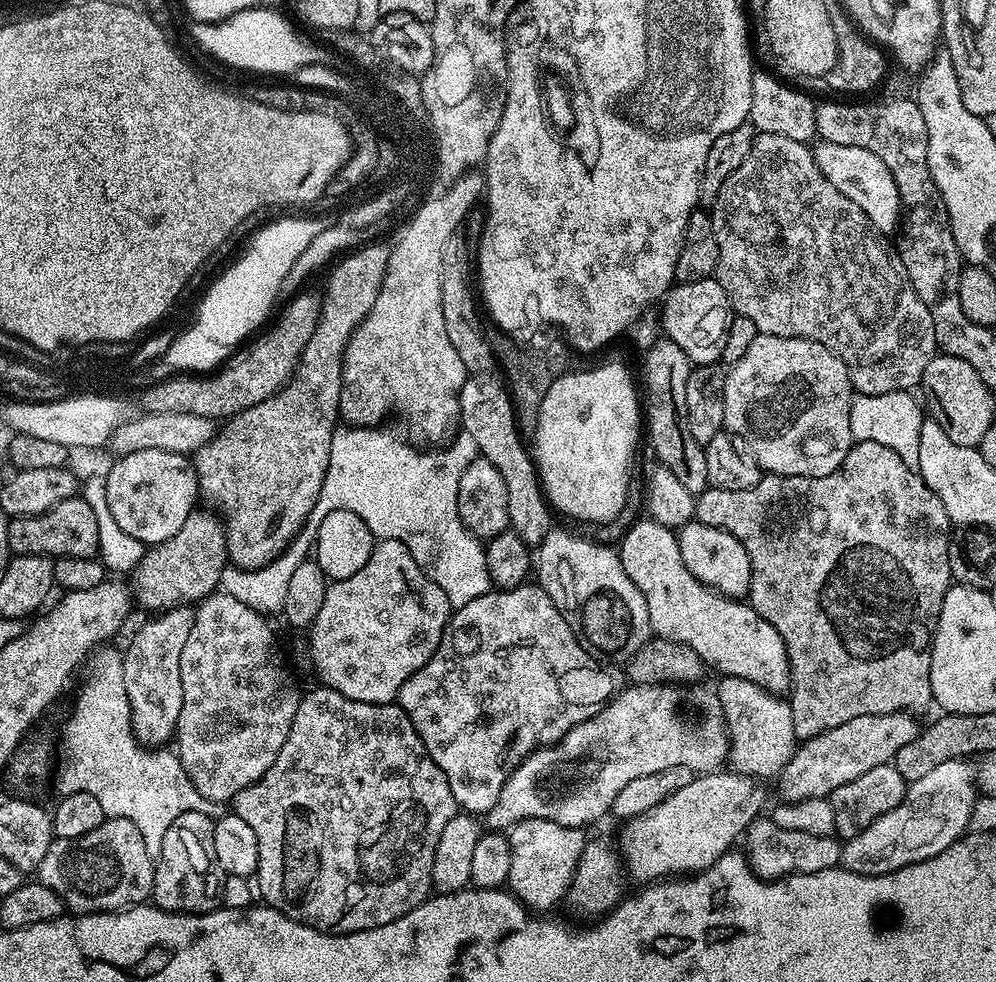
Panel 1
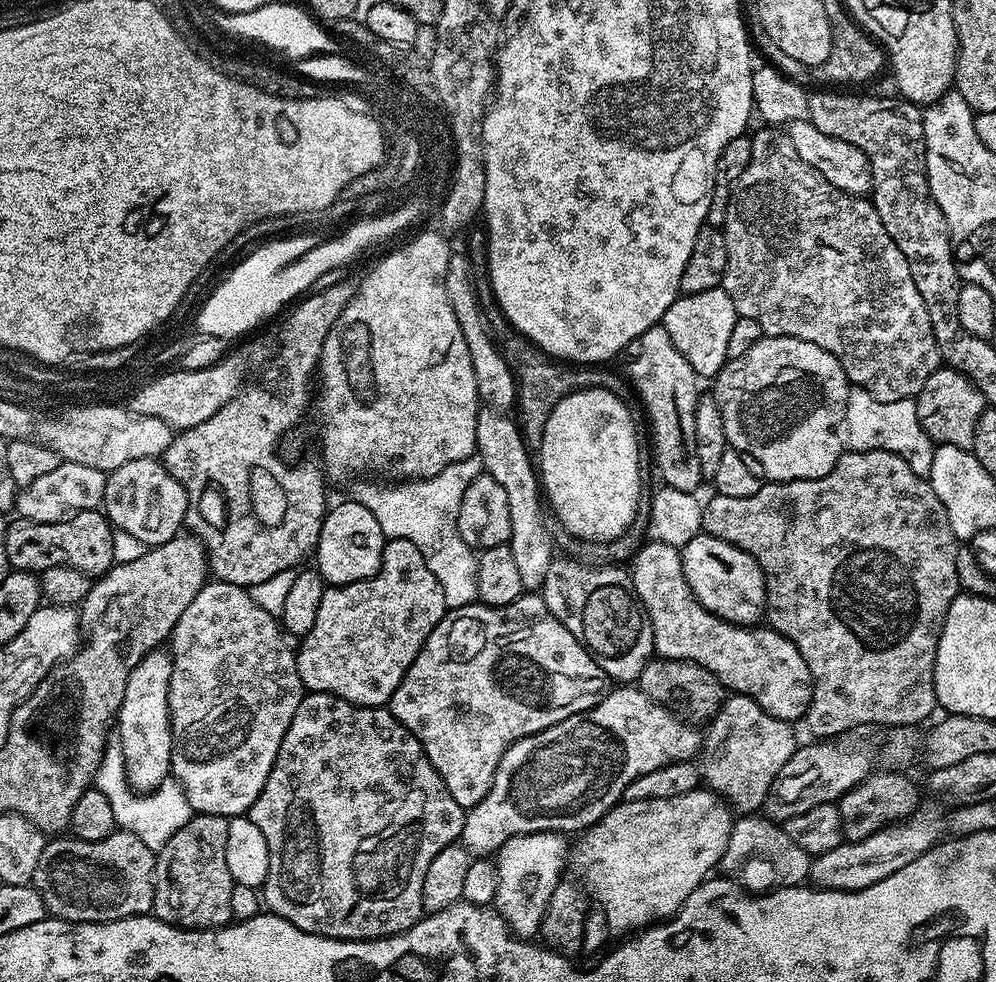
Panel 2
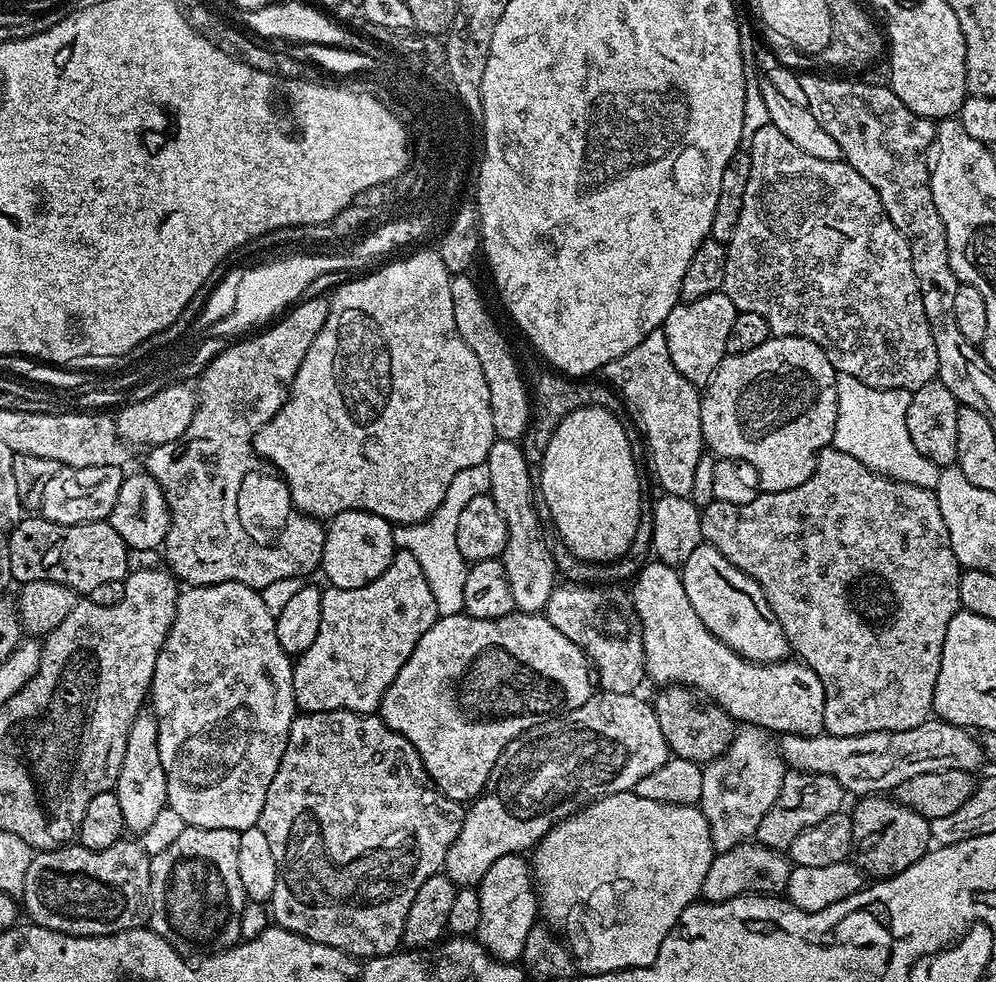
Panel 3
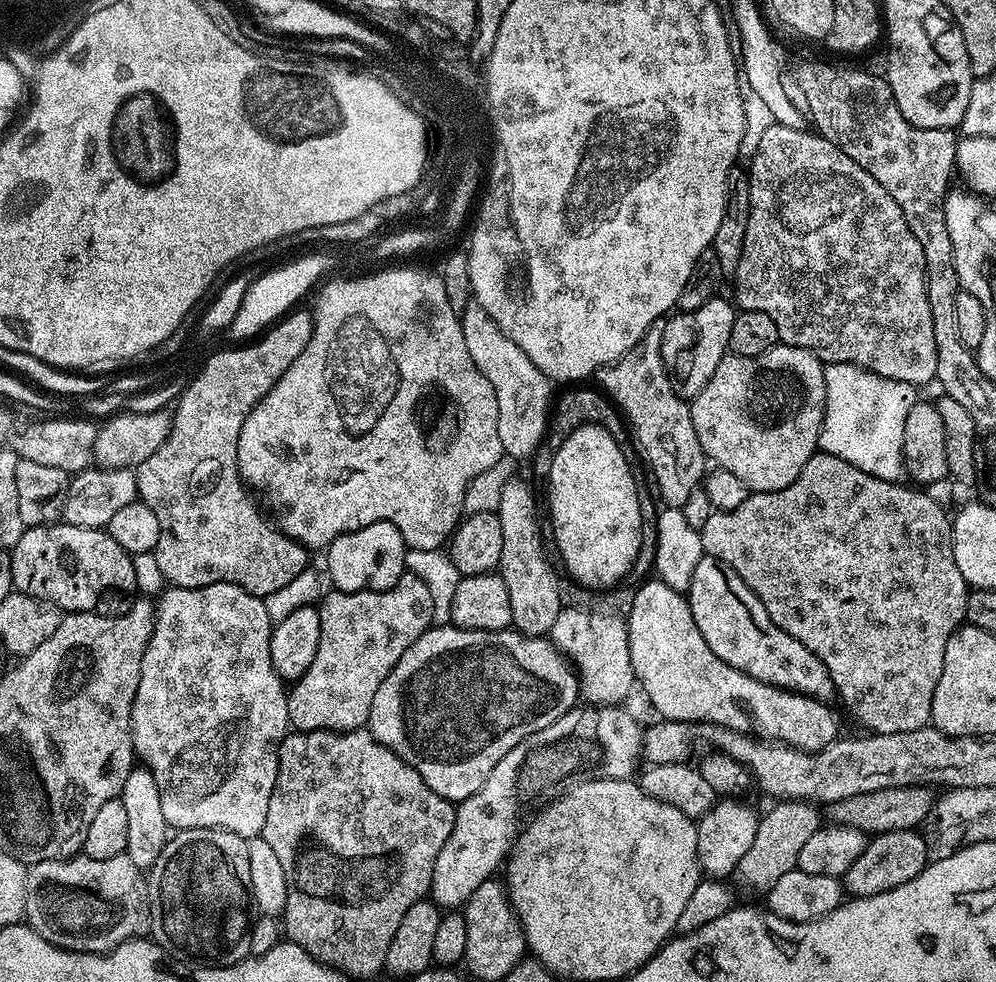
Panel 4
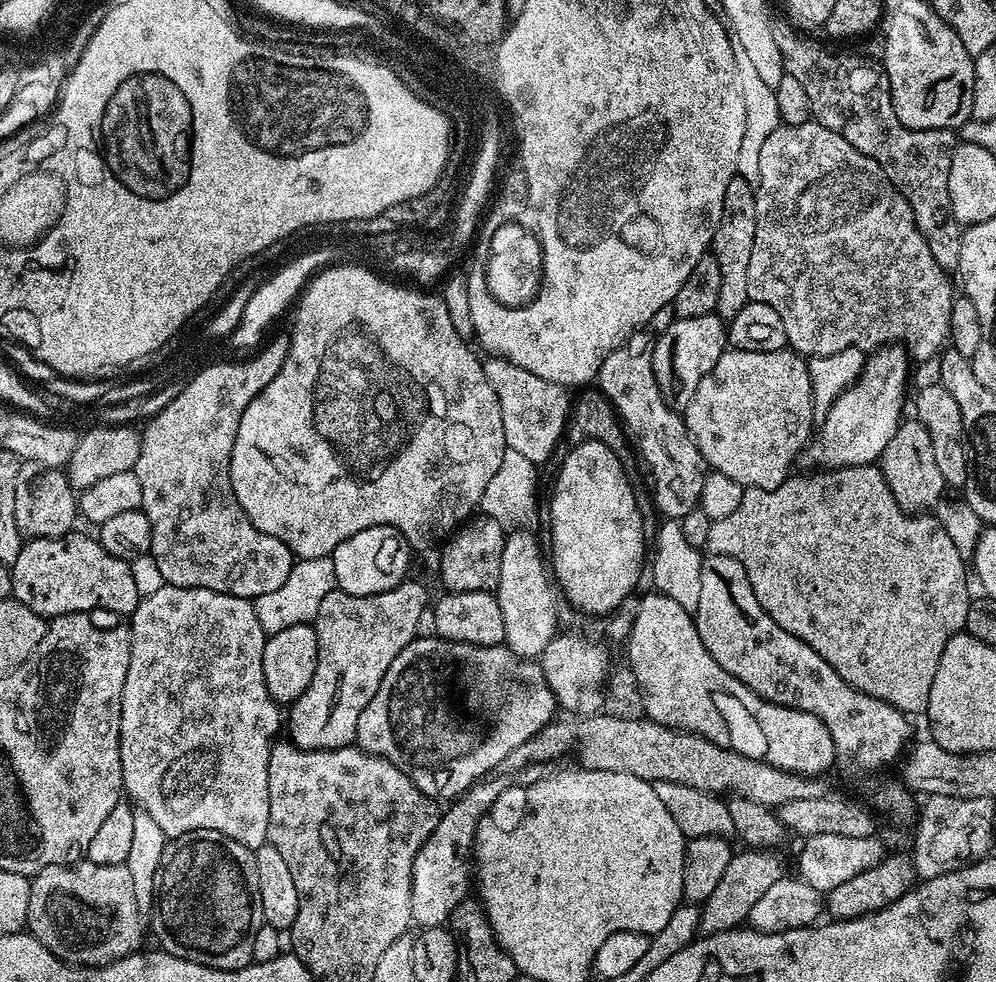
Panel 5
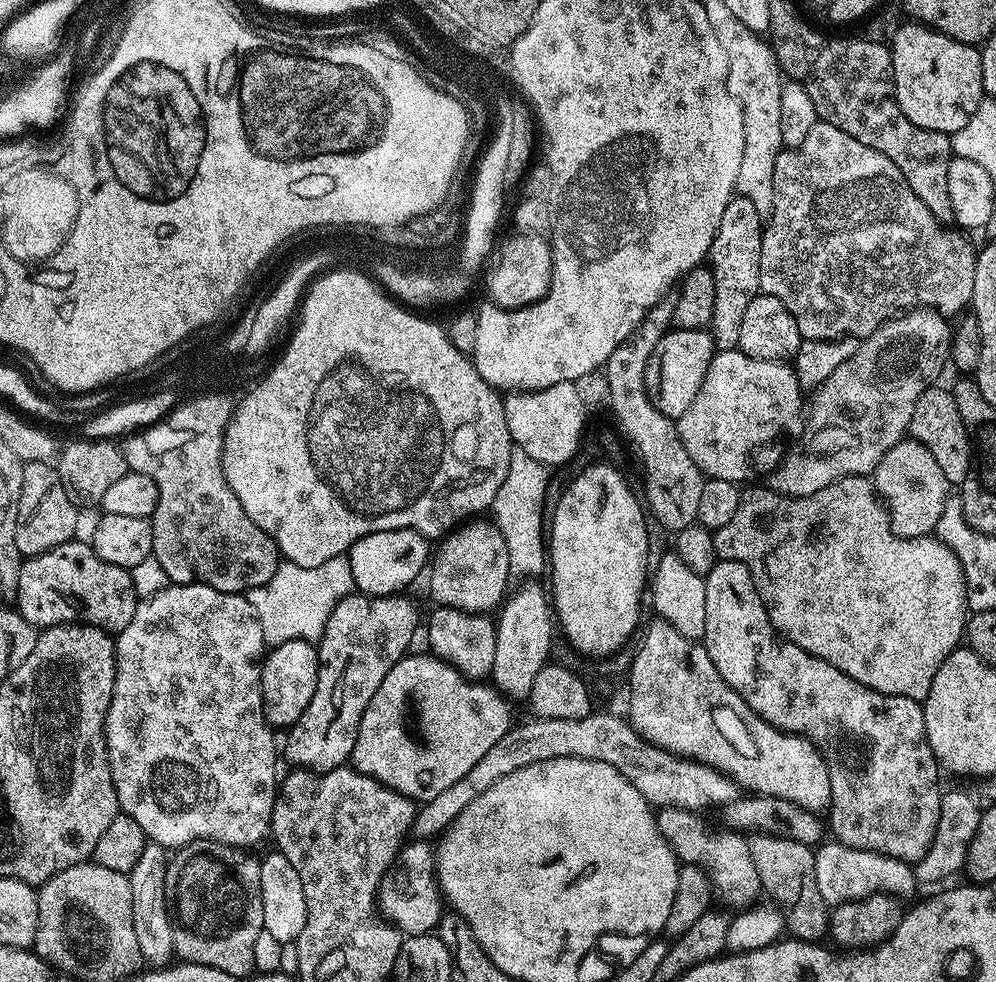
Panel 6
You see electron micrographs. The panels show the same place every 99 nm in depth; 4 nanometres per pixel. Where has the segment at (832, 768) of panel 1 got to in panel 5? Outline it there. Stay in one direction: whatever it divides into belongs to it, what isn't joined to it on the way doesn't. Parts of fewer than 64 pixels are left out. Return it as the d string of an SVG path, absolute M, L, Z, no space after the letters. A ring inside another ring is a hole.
M743 850L733 855L730 866L726 866L726 874L718 882L714 894L703 901L700 911L700 932L711 934L713 932L725 932L731 928L741 927L747 921L750 910L758 903L758 898L774 886L786 874L784 864L772 850Z

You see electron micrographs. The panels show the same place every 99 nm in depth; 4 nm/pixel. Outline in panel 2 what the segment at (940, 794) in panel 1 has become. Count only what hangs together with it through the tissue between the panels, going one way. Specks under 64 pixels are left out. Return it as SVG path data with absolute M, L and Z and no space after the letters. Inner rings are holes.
M921 803L913 816L903 822L889 824L870 838L842 842L834 846L834 850L826 850L826 854L813 859L812 868L808 871L808 880L817 888L835 892L857 892L866 886L874 886L874 882L882 882L882 878L890 878L898 870L902 870L902 866L910 866L914 858L926 854L935 844L941 843L945 835L945 809L939 803L931 803Z

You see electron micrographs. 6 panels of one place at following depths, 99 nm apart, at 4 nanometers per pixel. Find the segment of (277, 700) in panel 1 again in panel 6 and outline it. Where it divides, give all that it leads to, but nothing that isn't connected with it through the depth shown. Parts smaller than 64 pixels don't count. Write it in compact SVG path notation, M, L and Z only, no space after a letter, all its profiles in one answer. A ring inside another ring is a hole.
M169 583L168 587L158 590L158 594L143 597L137 603L134 618L130 618L128 625L115 637L114 643L116 677L112 683L112 697L104 719L104 745L108 751L108 765L114 790L118 794L121 813L134 818L134 822L142 826L145 837L166 850L184 847L187 849L197 842L249 846L248 844L258 843L264 835L267 837L272 826L272 811L278 795L278 740L276 744L275 738L272 737L273 729L264 718L260 666L266 655L266 645L262 638L262 626L258 626L254 606L250 606L247 595L214 590L205 584Z

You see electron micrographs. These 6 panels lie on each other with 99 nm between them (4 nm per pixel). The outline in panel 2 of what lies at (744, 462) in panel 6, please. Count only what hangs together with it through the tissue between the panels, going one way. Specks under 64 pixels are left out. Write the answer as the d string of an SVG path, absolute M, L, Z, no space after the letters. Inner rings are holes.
M761 335L760 340L754 342L754 346L750 346L750 350L746 350L746 354L725 363L724 368L714 378L714 384L716 384L714 399L718 410L721 412L722 426L725 430L727 443L737 452L744 453L749 460L755 460L764 469L765 477L769 481L813 480L814 478L822 478L826 474L830 474L830 470L834 470L841 452L845 451L846 448L842 433L844 431L844 419L846 418L846 402L850 391L846 370L842 370L838 358L834 358L834 354L830 354L822 346L814 346L814 342L806 342L802 338Z

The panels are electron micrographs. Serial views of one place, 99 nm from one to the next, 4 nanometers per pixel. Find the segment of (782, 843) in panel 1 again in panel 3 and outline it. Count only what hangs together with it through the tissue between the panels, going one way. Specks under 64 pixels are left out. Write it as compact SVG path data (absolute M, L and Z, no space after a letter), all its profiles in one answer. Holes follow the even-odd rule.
M745 842L713 855L710 870L706 870L706 882L702 882L700 896L713 904L749 894L776 894L787 889L789 871L790 860L783 851L759 842Z

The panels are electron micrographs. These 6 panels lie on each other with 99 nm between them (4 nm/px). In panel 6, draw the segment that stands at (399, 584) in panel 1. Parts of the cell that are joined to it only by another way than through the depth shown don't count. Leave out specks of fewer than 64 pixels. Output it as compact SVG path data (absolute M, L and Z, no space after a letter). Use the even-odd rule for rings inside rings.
M404 594L351 595L342 597L333 606L324 624L324 633L318 639L320 665L314 698L302 710L302 718L287 729L288 741L282 744L283 759L285 756L300 770L319 774L345 767L351 761L358 726L370 698L378 694L382 678L409 651L408 643L416 632L416 623L422 620Z

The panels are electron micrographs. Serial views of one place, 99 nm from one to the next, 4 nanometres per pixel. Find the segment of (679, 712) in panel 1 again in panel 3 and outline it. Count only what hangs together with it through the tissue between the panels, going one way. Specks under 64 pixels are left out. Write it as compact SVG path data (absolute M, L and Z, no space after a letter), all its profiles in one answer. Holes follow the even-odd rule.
M603 690L593 691L592 697L586 702L582 702L582 706L565 712L563 716L553 716L552 719L542 722L530 730L526 730L518 738L514 738L510 741L506 746L506 750L502 750L502 754L498 758L498 762L486 782L484 793L477 796L475 800L467 805L464 813L464 821L462 822L462 830L458 830L458 838L454 838L454 842L450 846L450 850L444 859L443 871L446 875L458 886L479 885L480 879L486 874L486 870L490 870L490 866L494 866L494 862L498 862L498 858L524 854L529 850L535 849L543 836L560 820L565 820L567 816L576 815L576 813L587 804L593 804L595 800L600 800L604 796L618 794L619 792L633 791L636 783L642 778L646 778L646 774L651 774L652 771L658 770L658 766L662 766L666 763L670 758L670 749L666 738L662 734L662 726L658 726L655 707L653 707L649 701L647 704L646 701L639 700L638 697L639 695L631 692L627 692L626 694L614 694L613 692L605 692Z

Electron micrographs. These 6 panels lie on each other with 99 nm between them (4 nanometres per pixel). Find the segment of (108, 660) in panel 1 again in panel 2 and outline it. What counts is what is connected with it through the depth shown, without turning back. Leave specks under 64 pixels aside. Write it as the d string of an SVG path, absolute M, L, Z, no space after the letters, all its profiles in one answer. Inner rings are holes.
M116 746L105 751L104 760L96 771L94 784L102 794L106 794L110 810L114 810L117 825L123 831L133 832L138 838L142 838L142 842L146 842L146 846L153 850L164 848L166 842L170 842L170 838L174 838L174 834L178 834L178 830L182 830L182 826L186 826L186 822L190 822L194 815L186 794L175 779L165 779L153 792L143 794L133 792L126 778L124 759L119 747Z

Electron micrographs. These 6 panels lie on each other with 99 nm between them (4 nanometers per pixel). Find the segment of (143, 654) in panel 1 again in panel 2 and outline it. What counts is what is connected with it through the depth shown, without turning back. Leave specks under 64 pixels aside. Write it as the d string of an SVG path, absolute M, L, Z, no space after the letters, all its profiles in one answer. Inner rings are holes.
M157 650L146 654L146 658L130 670L130 678L126 682L126 694L118 713L118 747L124 759L128 784L137 794L153 792L172 771L172 723L168 705L171 673L171 655Z

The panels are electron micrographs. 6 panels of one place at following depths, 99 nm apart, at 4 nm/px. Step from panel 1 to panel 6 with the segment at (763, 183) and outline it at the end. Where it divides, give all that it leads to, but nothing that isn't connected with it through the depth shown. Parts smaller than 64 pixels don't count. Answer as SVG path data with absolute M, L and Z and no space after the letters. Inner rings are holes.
M818 122L814 126L814 130L810 130L810 134L806 134L806 138L802 138L802 142L797 148L781 151L777 155L772 174L770 211L772 213L769 216L767 213L766 223L760 233L760 261L758 262L760 292L765 296L778 298L778 302L782 302L782 306L786 306L786 310L798 324L798 330L804 340L869 336L873 328L881 323L880 312L889 311L888 313L891 313L893 310L908 310L917 301L931 302L936 306L945 304L950 311L957 311L956 313L969 307L974 290L977 249L972 248L971 242L964 237L967 235L960 230L951 232L950 229L943 228L940 225L943 223L926 206L926 202L922 202L922 198L918 198L914 194L914 190L910 190L906 178L902 178L902 170L898 170L898 166L894 166L894 162L890 162L890 158L886 158L886 154L882 154L870 146L862 146L862 142L858 142L858 138L850 138L850 134L838 130L838 126Z

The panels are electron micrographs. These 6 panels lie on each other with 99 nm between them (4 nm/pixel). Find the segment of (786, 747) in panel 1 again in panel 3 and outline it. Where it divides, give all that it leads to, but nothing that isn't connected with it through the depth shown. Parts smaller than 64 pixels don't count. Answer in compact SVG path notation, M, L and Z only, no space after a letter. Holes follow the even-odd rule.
M757 726L737 727L736 735L733 736L728 749L718 758L703 765L703 770L702 798L698 807L708 820L713 849L733 848L751 841L755 837L758 826L762 826L762 818L766 818L766 810L775 806L786 779L786 765L779 751L774 750L773 737L765 729Z

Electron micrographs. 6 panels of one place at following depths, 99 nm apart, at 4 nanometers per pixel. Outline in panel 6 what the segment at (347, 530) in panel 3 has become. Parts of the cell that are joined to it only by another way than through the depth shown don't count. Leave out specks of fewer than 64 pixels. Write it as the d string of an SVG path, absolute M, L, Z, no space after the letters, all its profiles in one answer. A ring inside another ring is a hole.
M399 528L398 530L382 530L381 532L375 532L374 534L366 534L366 538L358 538L358 542L354 542L352 547L348 549L346 555L348 561L350 562L350 580L351 583L356 583L355 591L357 593L366 595L366 596L391 596L393 594L399 593L401 590L404 590L404 587L411 585L413 581L417 579L421 575L420 572L425 571L426 565L430 560L430 548L428 552L428 544L430 544L429 537L422 535L421 532L415 532L412 528Z

